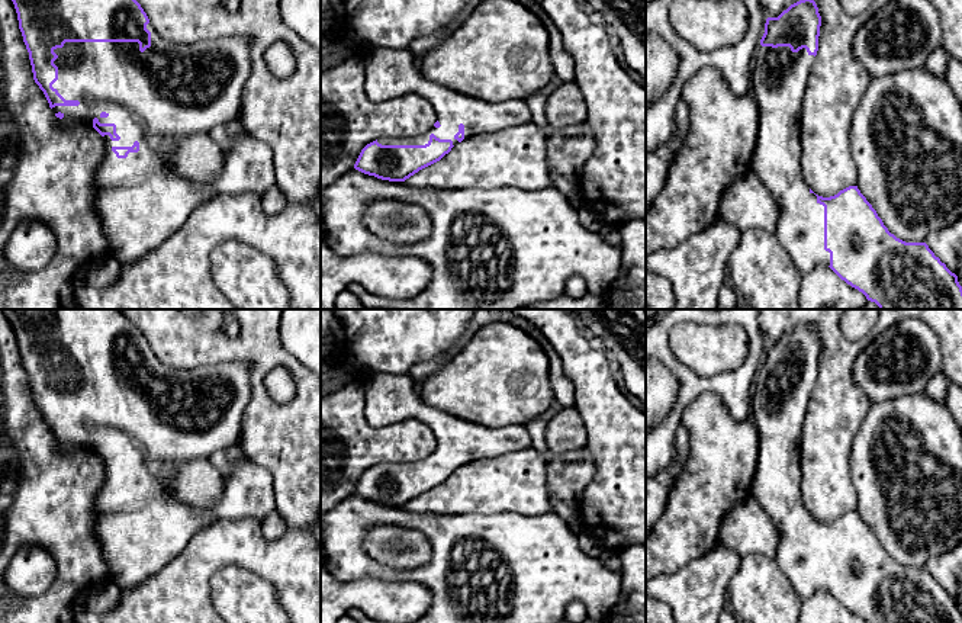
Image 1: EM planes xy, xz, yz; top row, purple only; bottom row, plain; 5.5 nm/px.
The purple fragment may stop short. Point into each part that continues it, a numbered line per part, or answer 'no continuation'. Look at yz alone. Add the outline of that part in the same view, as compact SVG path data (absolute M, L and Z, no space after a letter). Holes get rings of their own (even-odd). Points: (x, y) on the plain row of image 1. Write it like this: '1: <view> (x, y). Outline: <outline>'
1: yz (779, 402). Outline: M762 372L752 386L750 418L759 436L757 466L752 482L752 497L772 520L778 532L775 562L788 577L801 600L830 591L824 575L824 532L810 517L801 491L801 439L804 420L815 382L805 373L792 378L789 372Z

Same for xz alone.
1: xz (389, 400). Outline: M376 375L363 383L366 401L366 420L373 428L383 428L406 420L418 420L428 425L437 437L440 453L432 452L418 462L385 462L377 468L382 471L425 471L429 460L434 459L440 465L451 465L453 471L459 469L454 460L459 457L459 450L464 450L464 465L480 459L511 455L519 450L531 449L533 439L525 424L511 424L506 427L485 427L473 421L444 412L427 404L416 389L416 383L409 375Z

